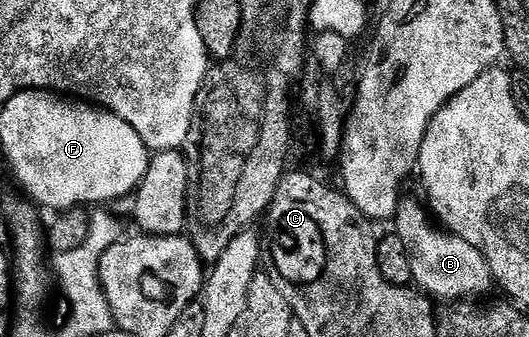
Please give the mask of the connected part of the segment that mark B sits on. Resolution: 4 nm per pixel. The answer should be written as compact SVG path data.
M405 201L400 204L395 216L395 234L402 239L402 245L408 255L412 282L417 282L416 286L433 301L473 301L477 299L476 295L485 295L489 290L494 290L495 280L481 251L475 249L475 245L463 241L463 237L440 226L432 227L429 224L430 216L426 208L422 207L417 203Z

